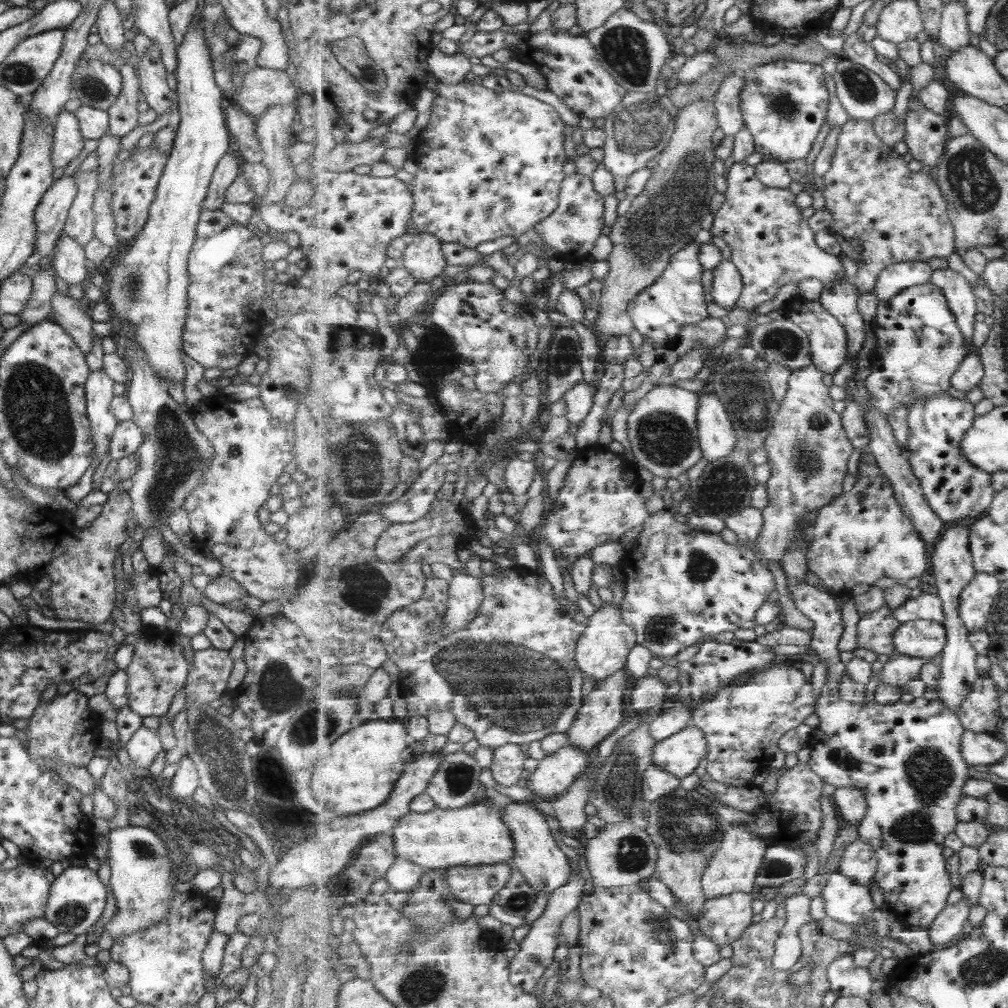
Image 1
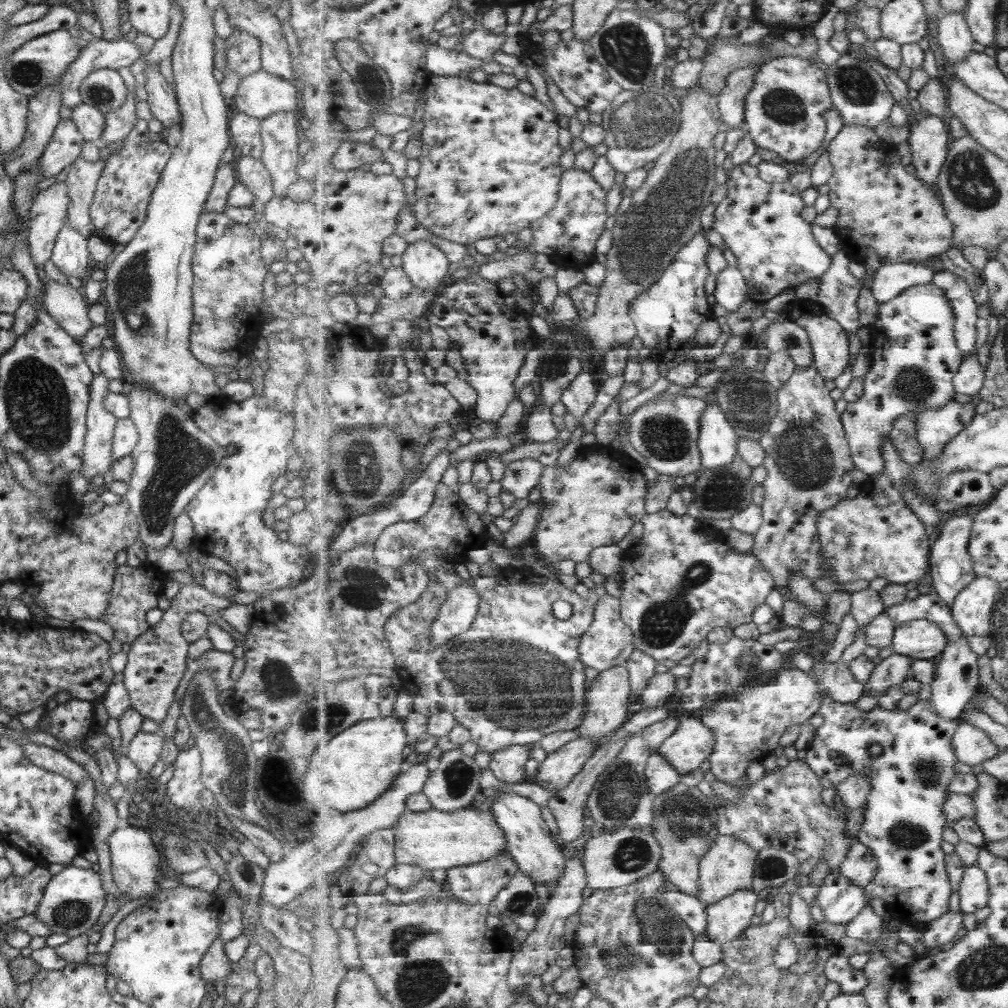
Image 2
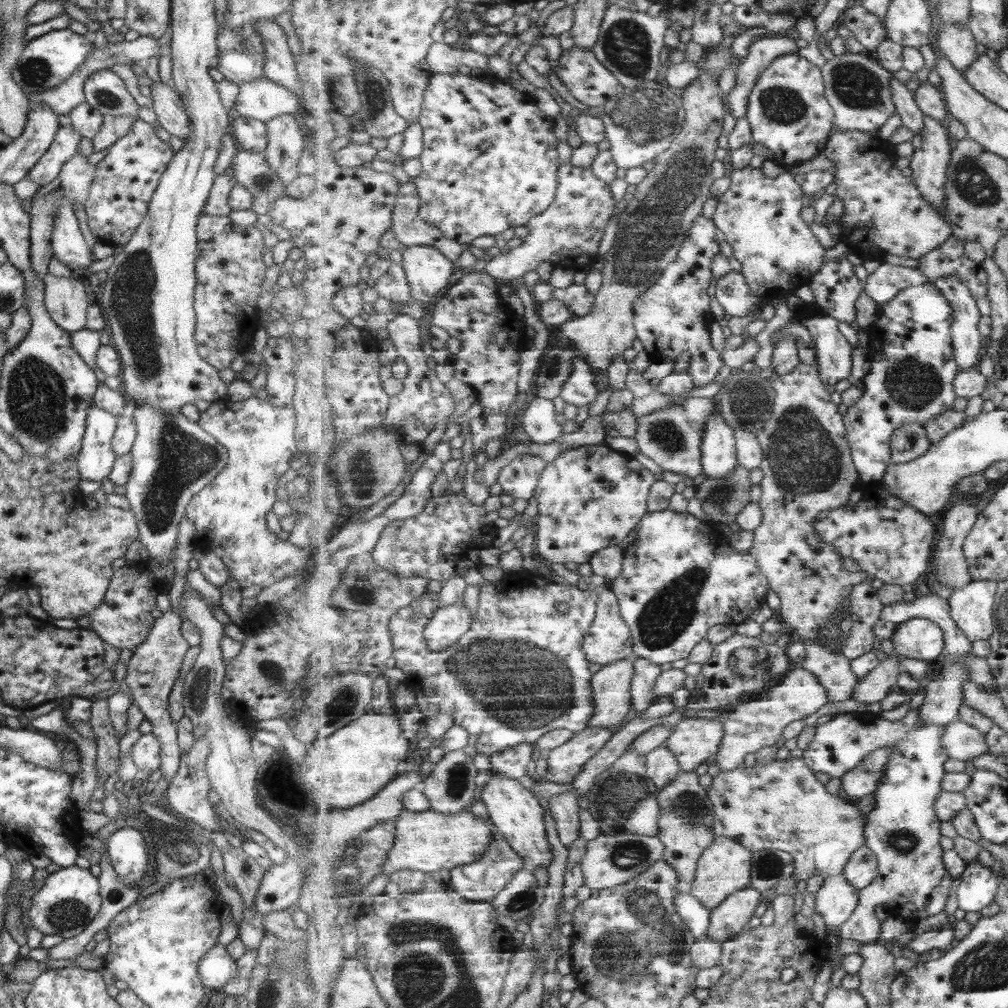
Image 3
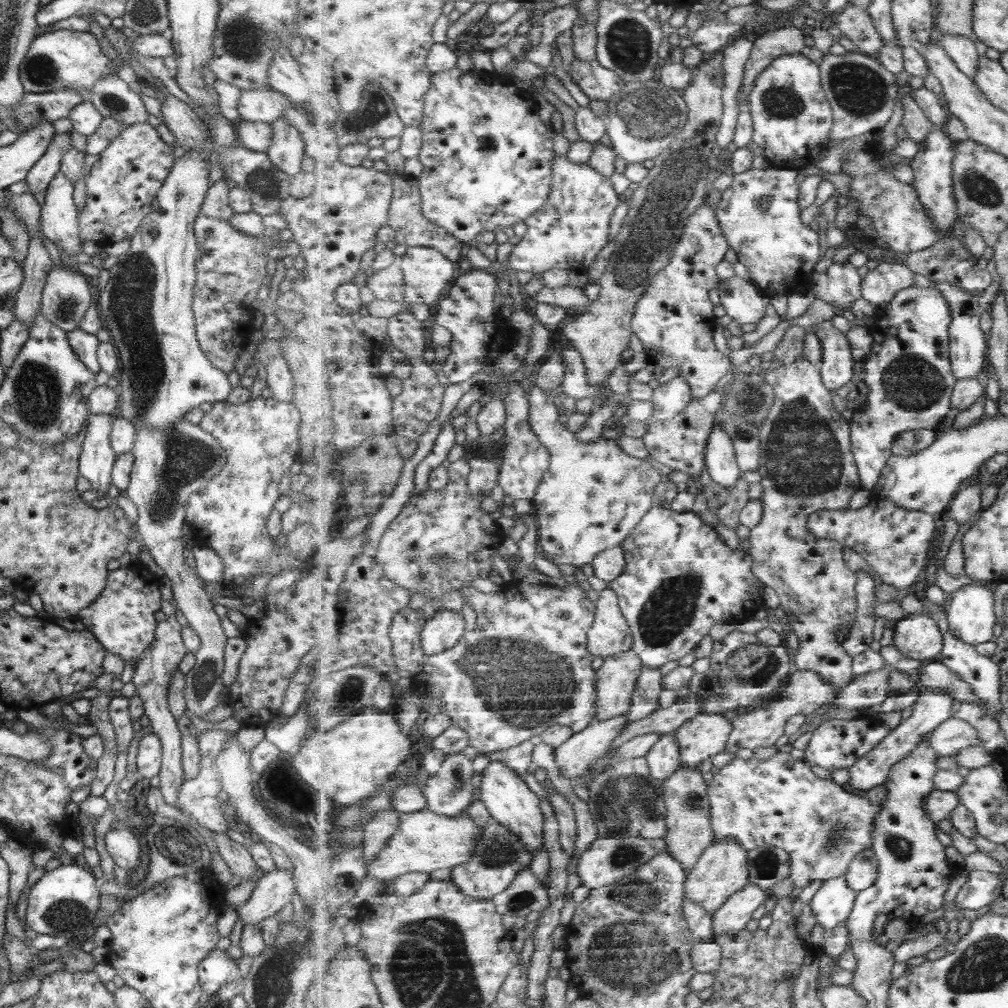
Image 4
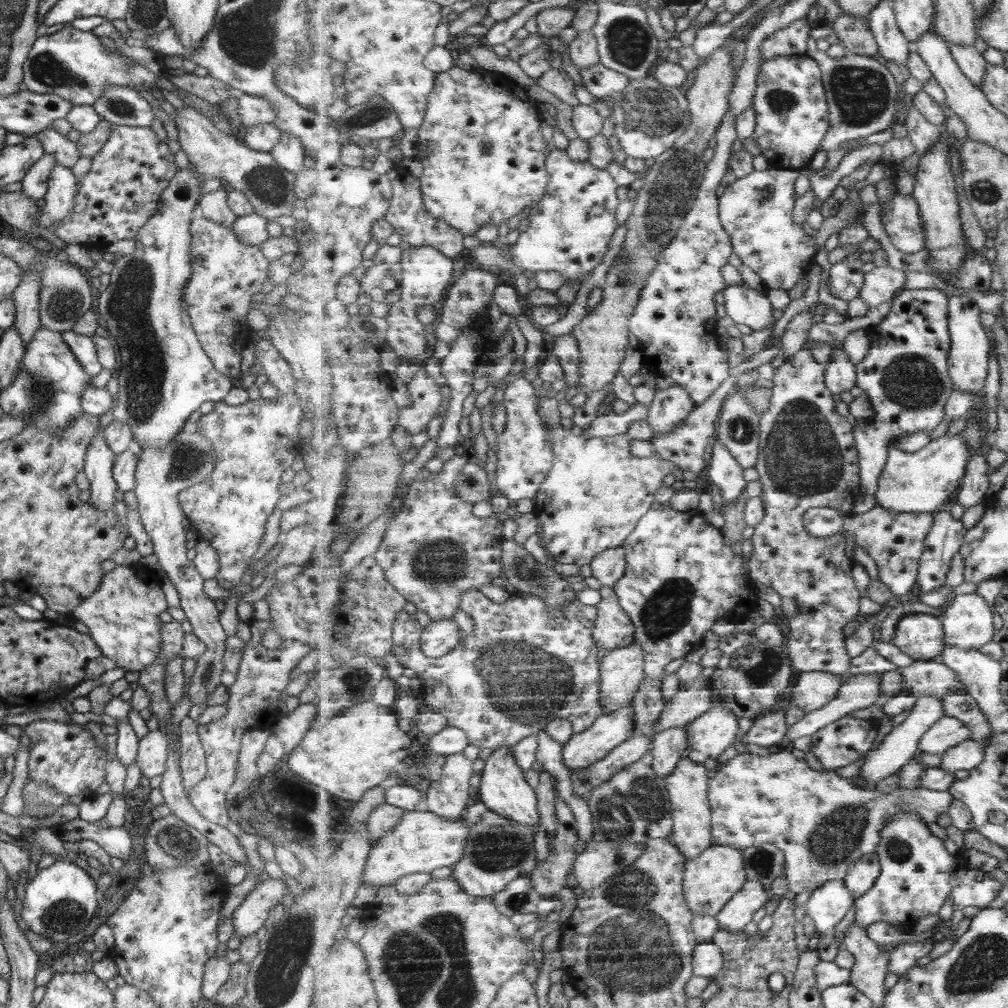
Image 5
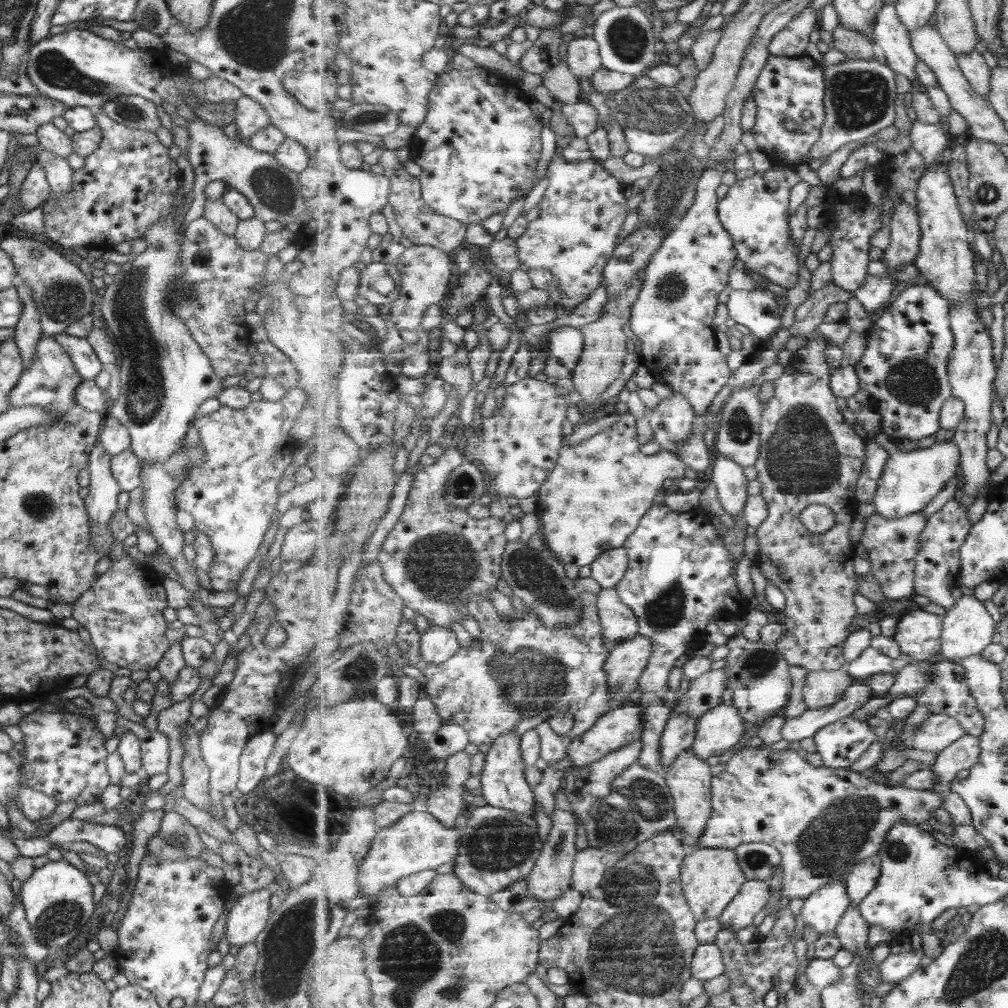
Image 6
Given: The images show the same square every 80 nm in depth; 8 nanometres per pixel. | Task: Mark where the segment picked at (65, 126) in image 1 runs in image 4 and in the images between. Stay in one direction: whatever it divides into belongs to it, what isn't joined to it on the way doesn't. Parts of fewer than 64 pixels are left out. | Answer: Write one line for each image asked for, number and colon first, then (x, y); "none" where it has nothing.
2: (63, 148)
3: (63, 146)
4: (42, 172)

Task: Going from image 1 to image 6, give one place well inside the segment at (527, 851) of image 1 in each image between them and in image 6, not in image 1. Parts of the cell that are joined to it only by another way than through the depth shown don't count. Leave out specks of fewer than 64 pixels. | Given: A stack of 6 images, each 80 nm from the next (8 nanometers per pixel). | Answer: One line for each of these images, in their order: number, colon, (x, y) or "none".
2: (530, 843)
3: (515, 811)
4: (509, 800)
5: (503, 788)
6: (503, 782)

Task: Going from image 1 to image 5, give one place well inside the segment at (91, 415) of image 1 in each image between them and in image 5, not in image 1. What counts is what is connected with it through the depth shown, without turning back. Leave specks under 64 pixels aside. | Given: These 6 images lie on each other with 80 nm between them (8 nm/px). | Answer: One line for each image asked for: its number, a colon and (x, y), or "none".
2: (100, 424)
3: (94, 462)
4: (95, 462)
5: (98, 461)

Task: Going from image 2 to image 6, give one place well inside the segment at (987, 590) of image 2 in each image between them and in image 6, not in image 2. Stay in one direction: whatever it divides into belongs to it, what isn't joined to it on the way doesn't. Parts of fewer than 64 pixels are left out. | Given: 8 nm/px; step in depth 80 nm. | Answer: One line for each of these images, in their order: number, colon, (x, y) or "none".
3: (972, 607)
4: (971, 613)
5: (968, 621)
6: (968, 629)

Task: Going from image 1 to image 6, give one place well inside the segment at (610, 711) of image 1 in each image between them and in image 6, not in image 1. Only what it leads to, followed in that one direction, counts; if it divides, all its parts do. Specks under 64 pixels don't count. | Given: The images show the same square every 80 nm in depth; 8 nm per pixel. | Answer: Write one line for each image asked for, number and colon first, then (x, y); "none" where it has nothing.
2: (607, 707)
3: (612, 684)
4: (618, 676)
5: (623, 670)
6: (628, 660)

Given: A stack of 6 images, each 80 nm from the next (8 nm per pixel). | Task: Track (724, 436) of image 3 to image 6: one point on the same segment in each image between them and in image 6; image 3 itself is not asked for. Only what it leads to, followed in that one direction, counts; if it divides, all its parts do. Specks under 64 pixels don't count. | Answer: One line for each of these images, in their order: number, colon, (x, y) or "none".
4: (722, 466)
5: (724, 470)
6: (730, 480)

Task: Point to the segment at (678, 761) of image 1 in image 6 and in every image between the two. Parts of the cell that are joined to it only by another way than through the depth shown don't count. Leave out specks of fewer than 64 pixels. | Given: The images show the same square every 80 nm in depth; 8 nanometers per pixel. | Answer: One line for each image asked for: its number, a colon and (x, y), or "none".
2: (693, 742)
3: (694, 740)
4: (705, 735)
5: (711, 734)
6: (720, 728)

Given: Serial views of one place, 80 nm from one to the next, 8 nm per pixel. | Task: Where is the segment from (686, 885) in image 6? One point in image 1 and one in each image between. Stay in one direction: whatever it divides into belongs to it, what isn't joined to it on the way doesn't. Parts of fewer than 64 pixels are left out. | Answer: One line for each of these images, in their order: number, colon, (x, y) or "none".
1: (735, 867)
2: (728, 867)
3: (724, 869)
4: (723, 870)
5: (711, 880)

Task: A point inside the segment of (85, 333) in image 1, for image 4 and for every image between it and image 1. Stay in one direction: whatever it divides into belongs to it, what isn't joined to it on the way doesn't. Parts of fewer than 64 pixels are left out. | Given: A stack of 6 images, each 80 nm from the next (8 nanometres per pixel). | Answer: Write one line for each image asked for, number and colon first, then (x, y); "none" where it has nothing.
2: (66, 306)
3: (65, 299)
4: (67, 294)

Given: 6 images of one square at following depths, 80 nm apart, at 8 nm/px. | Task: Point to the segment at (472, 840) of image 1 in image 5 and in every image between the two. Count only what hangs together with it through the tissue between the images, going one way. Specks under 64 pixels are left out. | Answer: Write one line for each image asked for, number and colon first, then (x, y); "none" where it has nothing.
2: (434, 839)
3: (429, 841)
4: (426, 841)
5: (423, 841)

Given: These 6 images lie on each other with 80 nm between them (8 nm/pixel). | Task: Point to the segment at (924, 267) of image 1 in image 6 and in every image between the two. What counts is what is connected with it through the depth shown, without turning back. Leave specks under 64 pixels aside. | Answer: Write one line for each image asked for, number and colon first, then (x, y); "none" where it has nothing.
2: (890, 280)
3: (885, 283)
4: (881, 284)
5: (881, 284)
6: (875, 293)

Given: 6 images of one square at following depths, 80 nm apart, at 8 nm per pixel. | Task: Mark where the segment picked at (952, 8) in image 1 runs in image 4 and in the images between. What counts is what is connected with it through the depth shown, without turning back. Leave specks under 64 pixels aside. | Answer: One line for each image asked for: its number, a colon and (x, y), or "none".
2: (956, 41)
3: (957, 43)
4: (962, 50)

